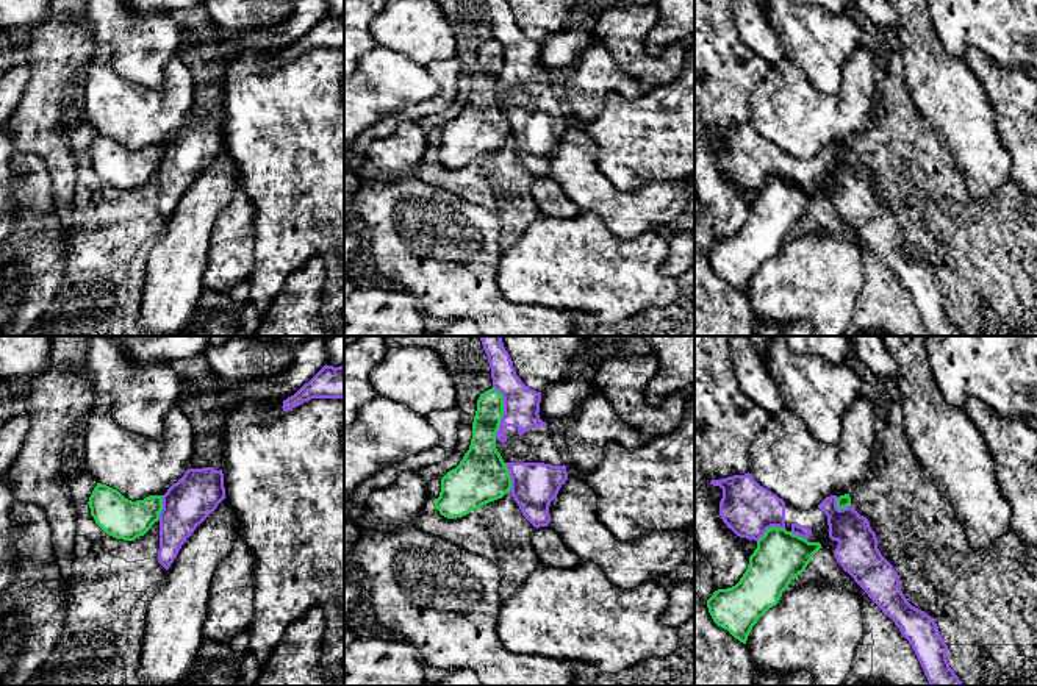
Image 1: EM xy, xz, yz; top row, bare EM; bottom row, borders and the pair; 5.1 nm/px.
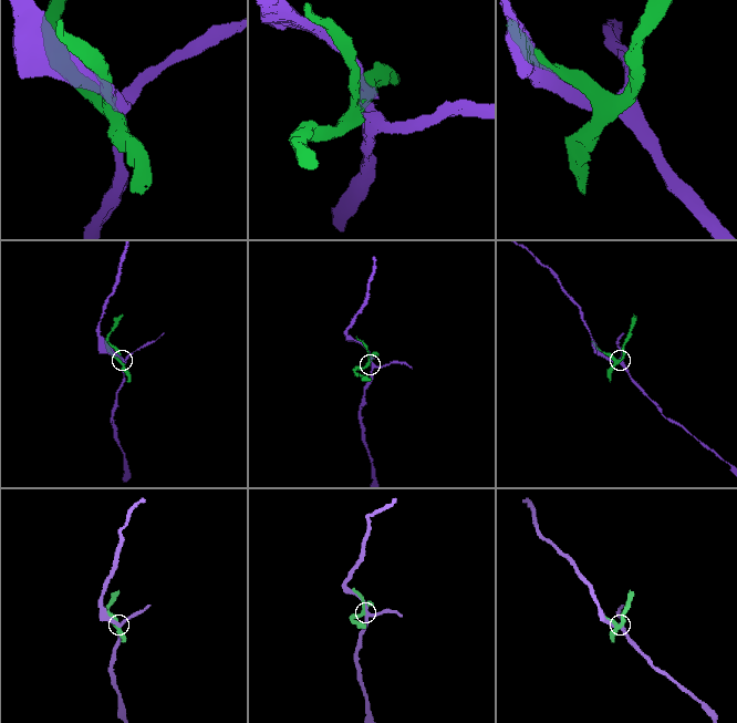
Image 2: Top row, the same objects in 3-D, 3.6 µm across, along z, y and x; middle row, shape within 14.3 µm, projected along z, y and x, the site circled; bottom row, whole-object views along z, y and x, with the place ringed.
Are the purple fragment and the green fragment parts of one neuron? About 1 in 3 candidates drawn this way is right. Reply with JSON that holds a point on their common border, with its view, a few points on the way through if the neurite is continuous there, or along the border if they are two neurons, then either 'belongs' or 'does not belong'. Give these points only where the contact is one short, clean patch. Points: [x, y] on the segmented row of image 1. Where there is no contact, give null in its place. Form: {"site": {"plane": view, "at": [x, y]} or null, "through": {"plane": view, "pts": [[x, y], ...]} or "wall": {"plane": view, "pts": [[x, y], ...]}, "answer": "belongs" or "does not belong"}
{"site": {"plane": "xz", "at": [504, 413]}, "answer": "does not belong"}

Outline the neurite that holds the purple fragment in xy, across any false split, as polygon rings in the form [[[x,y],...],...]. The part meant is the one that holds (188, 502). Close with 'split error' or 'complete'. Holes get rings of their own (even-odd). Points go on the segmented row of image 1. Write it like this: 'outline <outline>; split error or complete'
outline [[[188,469],[163,495],[158,563],[167,570],[194,530],[225,498],[222,469]]]; complete

